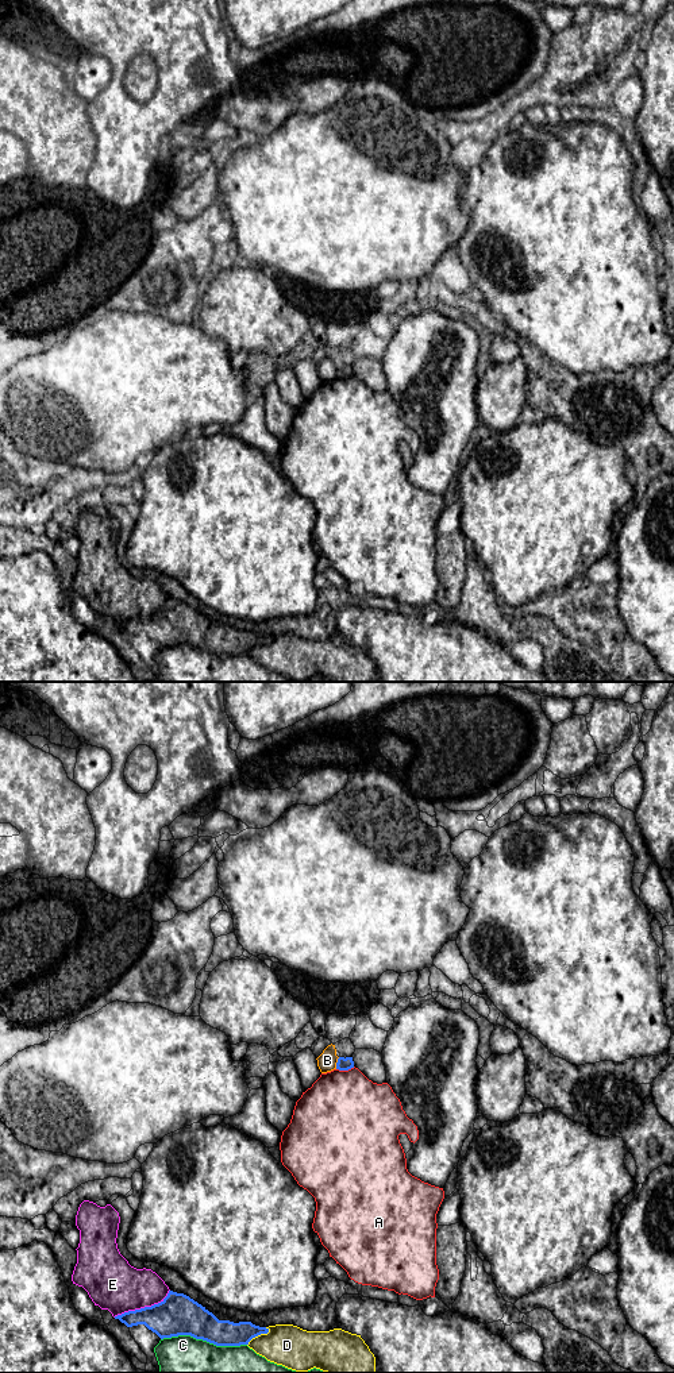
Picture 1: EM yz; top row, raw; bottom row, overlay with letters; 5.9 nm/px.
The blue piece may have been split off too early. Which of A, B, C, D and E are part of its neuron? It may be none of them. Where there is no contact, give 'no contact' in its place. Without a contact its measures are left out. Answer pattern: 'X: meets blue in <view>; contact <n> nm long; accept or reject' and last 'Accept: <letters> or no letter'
A: meets blue in yz; contact 110 nm long; reject
B: meets blue in yz; contact 80 nm long; reject
C: meets blue in yz; contact 500 nm long; reject
D: meets blue in yz; contact 170 nm long; reject
E: meets blue in yz; contact 380 nm long; reject
Accept: no letter

